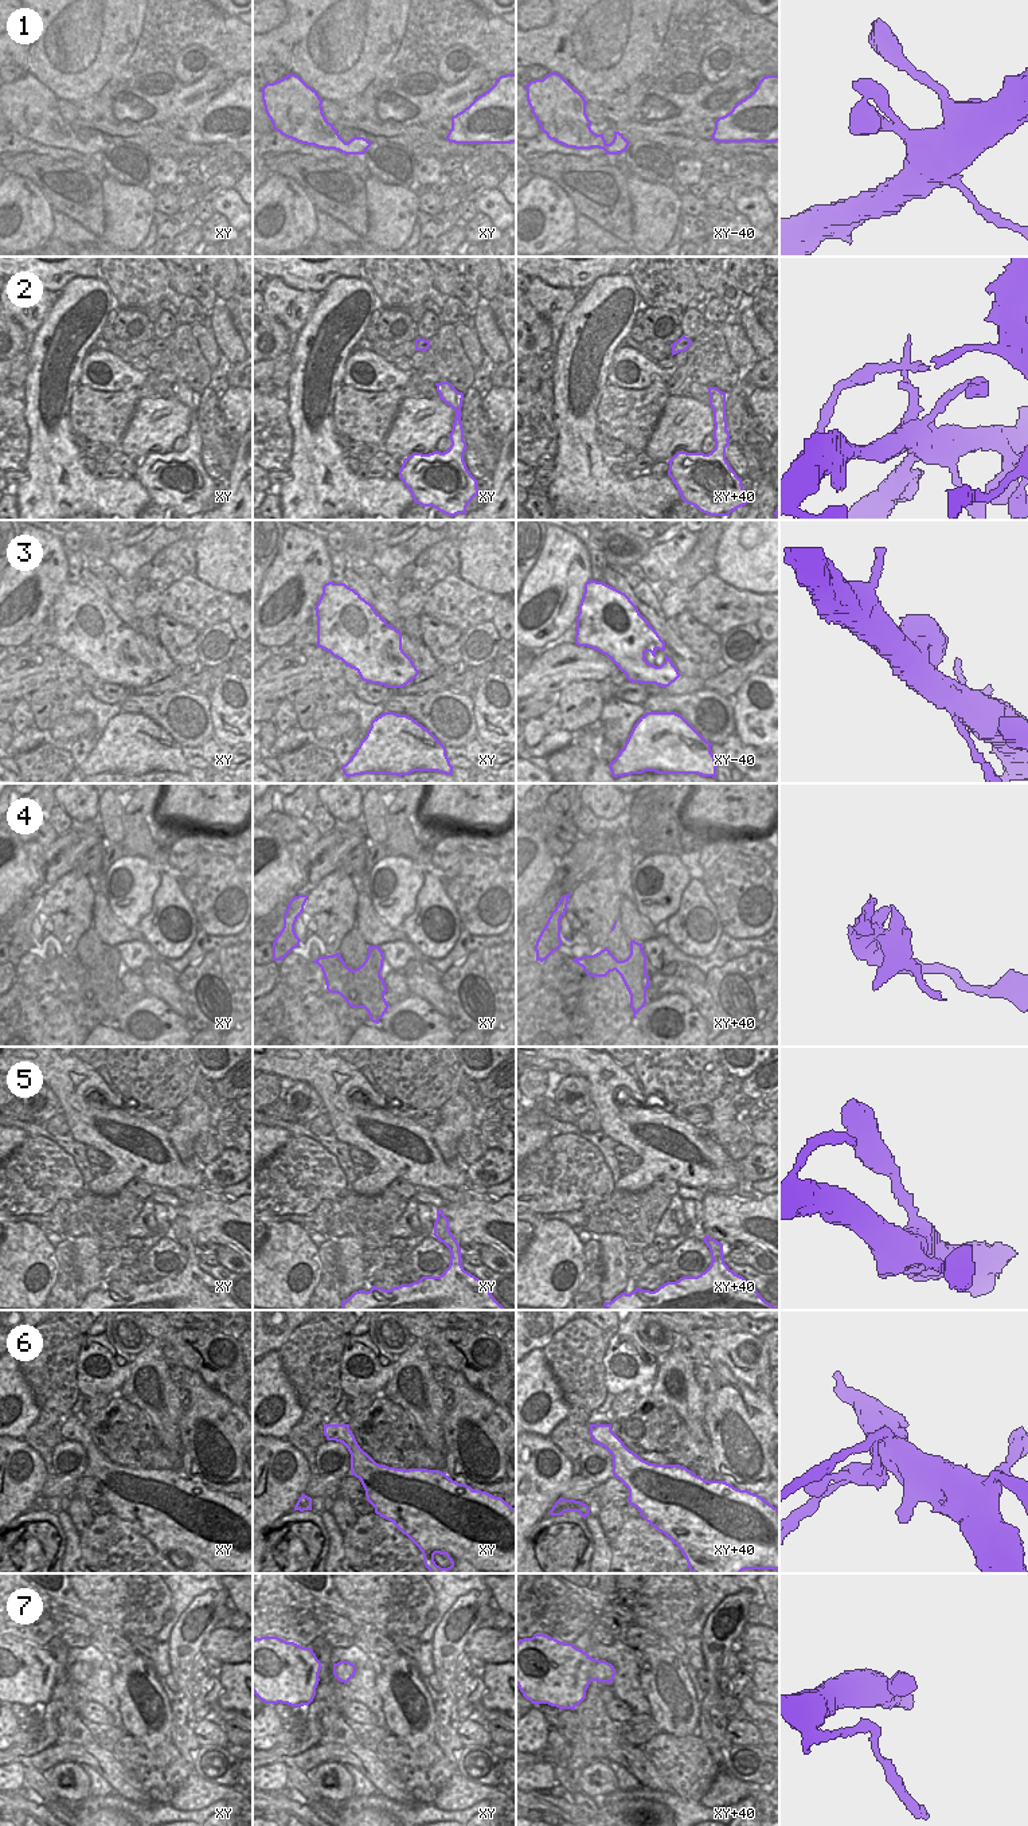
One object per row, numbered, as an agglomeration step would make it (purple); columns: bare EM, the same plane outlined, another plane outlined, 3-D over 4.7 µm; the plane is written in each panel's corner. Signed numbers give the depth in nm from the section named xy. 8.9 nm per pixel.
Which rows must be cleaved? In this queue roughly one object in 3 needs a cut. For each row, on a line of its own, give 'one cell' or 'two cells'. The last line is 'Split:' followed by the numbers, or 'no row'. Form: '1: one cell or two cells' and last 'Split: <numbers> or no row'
1: one cell
2: two cells
3: one cell
4: one cell
5: two cells
6: two cells
7: one cell
Split: 2, 5, 6

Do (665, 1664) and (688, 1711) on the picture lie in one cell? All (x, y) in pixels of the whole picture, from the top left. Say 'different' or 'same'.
same

